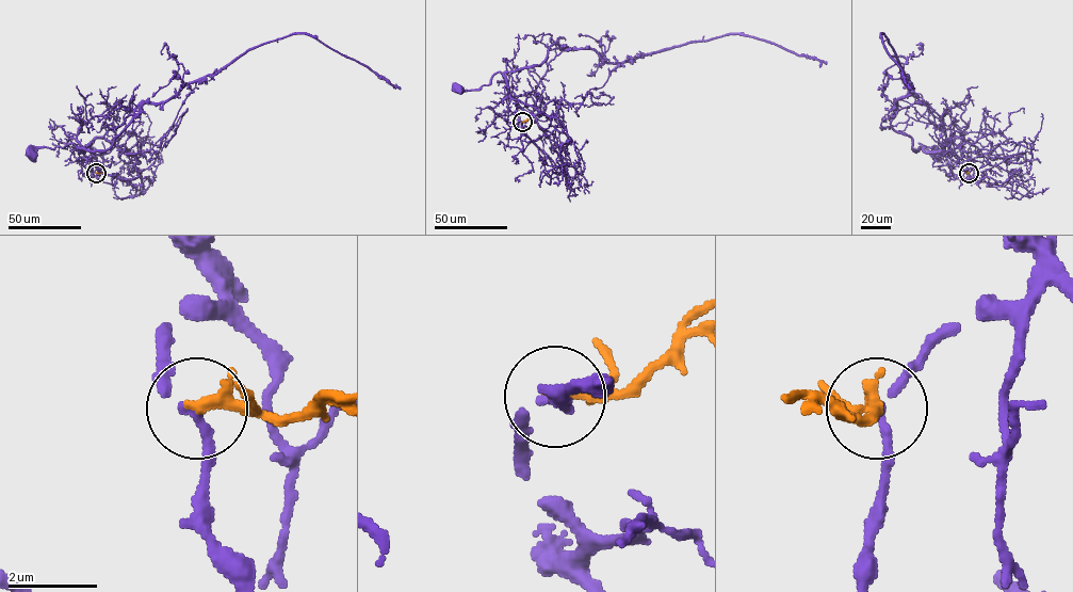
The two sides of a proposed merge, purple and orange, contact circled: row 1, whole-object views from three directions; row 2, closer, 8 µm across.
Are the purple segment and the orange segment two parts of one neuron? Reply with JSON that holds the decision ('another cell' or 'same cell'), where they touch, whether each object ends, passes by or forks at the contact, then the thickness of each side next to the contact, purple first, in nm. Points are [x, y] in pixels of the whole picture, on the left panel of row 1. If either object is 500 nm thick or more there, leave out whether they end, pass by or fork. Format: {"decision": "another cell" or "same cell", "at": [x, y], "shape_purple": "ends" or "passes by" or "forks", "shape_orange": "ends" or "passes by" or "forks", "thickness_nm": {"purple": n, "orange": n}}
{"decision": "same cell", "at": [96, 173], "shape_purple": "passes by", "shape_orange": "ends", "thickness_nm": {"purple": 150, "orange": 340}}

